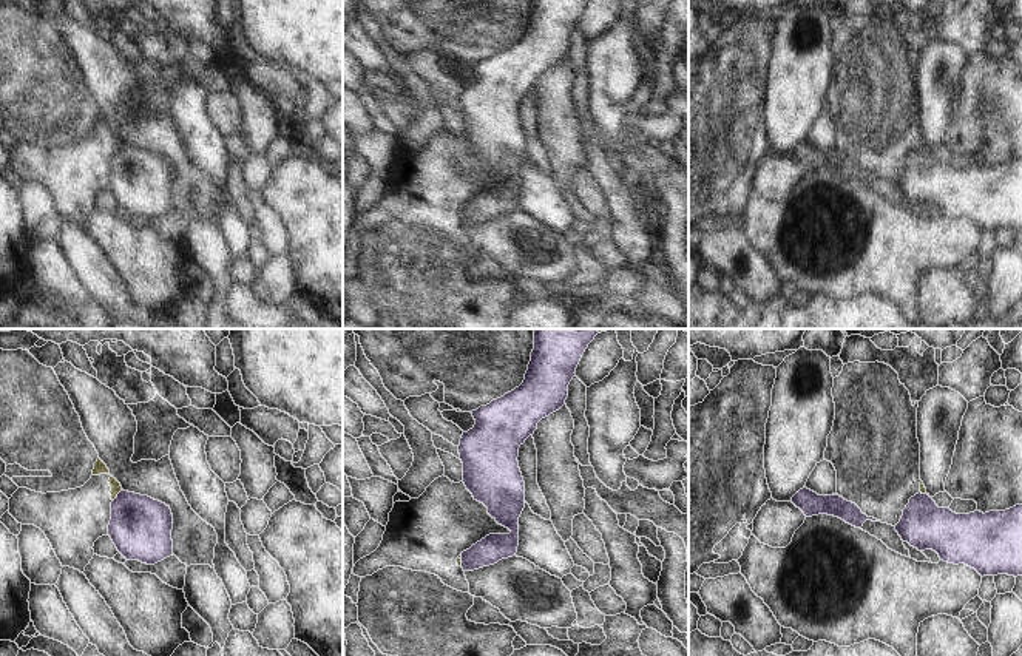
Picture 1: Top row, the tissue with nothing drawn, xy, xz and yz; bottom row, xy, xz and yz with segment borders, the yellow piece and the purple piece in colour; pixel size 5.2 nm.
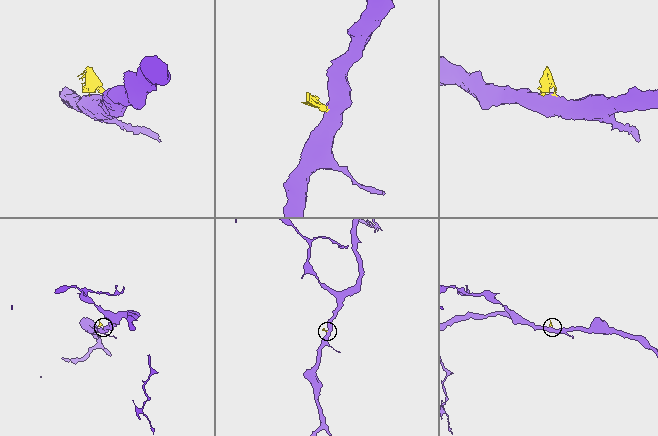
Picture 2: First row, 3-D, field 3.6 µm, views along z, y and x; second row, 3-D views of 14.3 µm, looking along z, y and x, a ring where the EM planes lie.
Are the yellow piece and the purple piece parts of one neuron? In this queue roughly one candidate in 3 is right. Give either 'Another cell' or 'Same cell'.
Another cell

